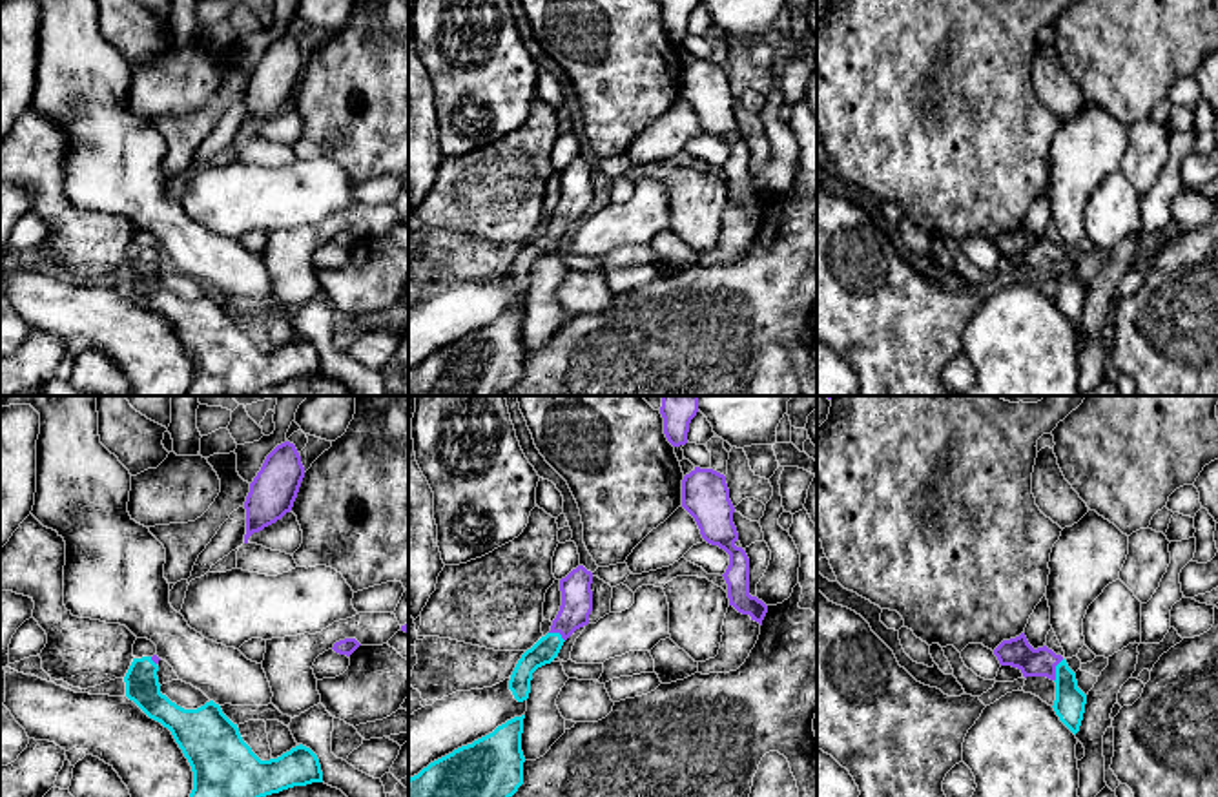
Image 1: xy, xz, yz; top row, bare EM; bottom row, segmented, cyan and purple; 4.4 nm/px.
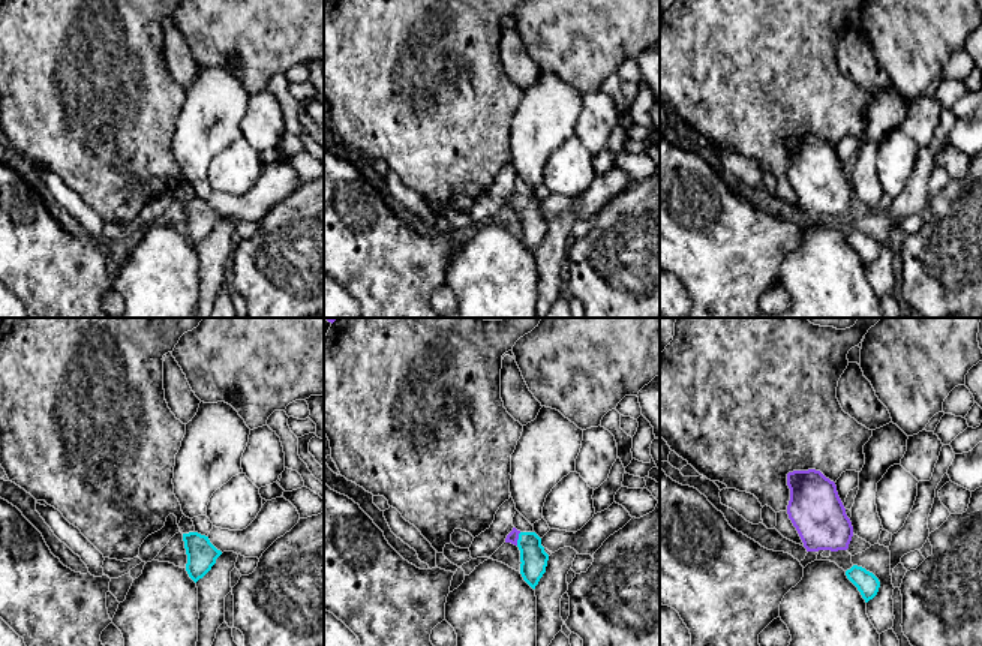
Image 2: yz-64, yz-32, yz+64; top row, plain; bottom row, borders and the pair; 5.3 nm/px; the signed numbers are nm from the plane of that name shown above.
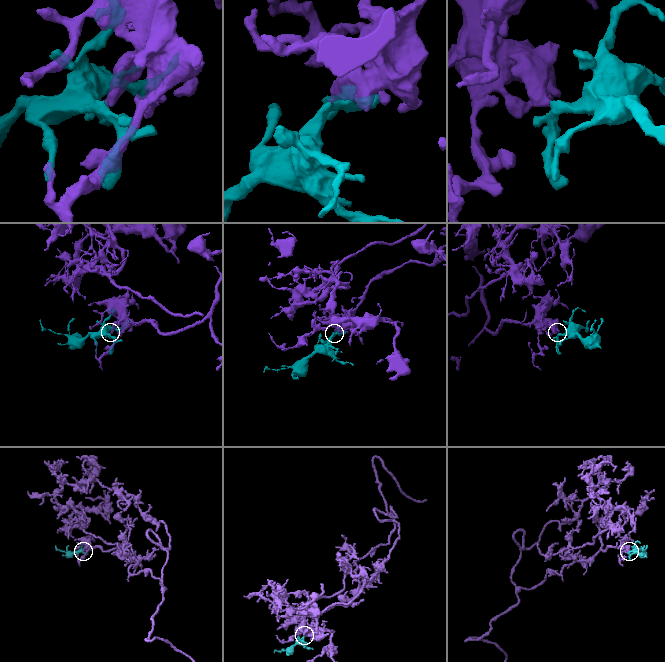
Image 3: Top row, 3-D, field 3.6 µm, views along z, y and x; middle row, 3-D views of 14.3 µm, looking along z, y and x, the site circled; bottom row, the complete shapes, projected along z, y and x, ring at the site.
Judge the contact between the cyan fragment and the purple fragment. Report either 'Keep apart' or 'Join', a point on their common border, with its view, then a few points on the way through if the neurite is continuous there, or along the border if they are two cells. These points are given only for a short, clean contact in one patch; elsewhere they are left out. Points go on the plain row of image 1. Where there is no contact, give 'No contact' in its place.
Join. Touches cyan at yz (1056, 261). Path across: yz (1069, 296), (1065, 270), (1056, 261), (1016, 243)

